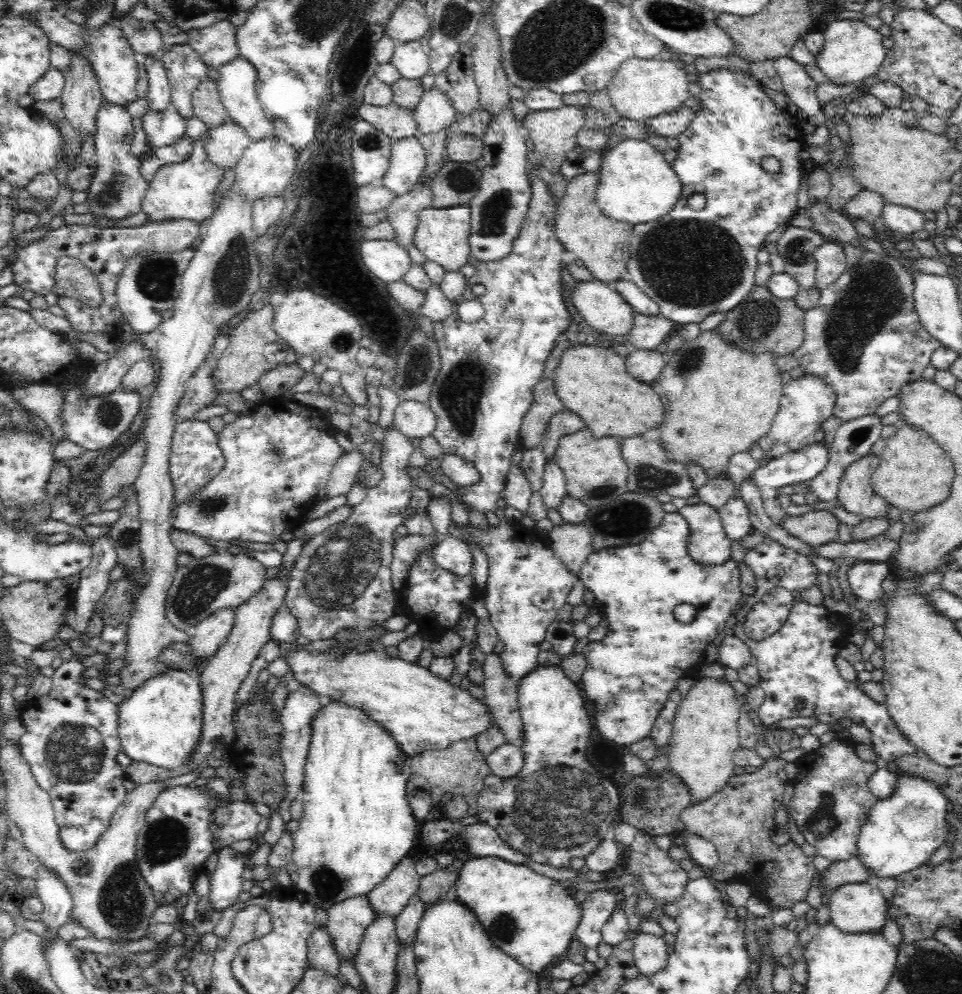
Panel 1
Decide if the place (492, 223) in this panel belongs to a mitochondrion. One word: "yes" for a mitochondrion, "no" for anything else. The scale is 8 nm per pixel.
yes

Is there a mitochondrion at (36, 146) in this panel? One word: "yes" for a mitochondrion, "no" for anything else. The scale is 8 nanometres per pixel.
no

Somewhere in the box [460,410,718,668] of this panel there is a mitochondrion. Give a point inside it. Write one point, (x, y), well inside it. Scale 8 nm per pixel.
(648, 478)

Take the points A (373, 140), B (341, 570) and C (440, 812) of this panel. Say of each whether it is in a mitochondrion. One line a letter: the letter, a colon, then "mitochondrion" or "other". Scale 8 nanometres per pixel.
A: mitochondrion
B: mitochondrion
C: other

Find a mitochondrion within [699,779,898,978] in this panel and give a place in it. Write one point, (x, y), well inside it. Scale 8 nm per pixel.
(824, 822)

